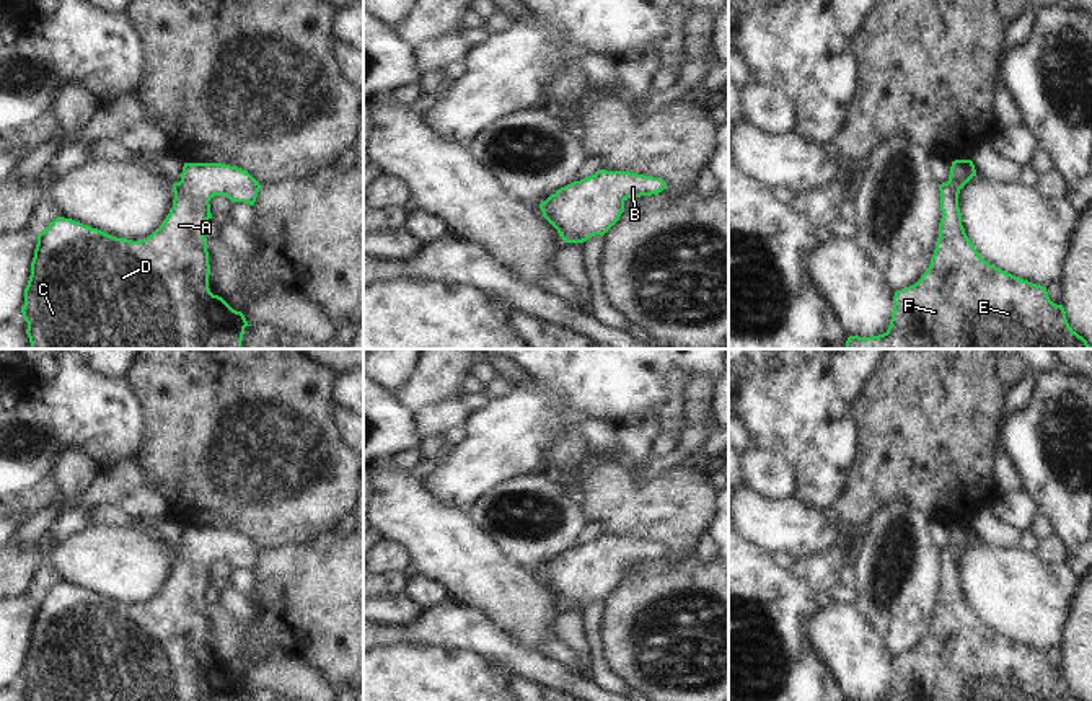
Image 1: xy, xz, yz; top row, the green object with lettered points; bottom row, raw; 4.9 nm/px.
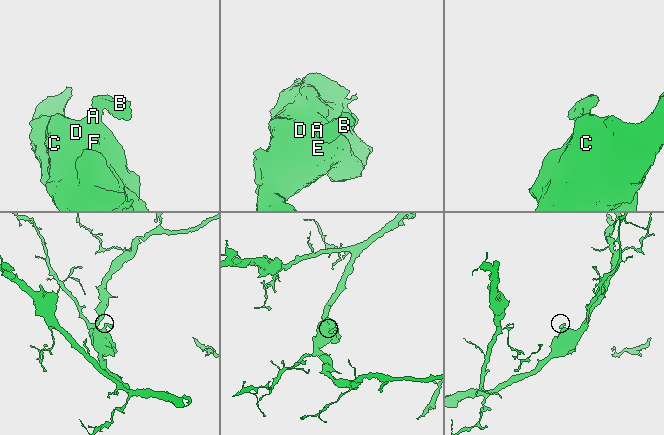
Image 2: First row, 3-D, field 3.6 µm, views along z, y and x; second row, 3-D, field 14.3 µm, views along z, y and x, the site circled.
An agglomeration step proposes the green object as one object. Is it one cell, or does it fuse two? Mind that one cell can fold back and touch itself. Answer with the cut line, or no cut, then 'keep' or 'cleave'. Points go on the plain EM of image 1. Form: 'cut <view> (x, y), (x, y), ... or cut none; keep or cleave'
cut none; keep

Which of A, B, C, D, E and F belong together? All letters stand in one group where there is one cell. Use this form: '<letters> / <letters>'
A B C D E F

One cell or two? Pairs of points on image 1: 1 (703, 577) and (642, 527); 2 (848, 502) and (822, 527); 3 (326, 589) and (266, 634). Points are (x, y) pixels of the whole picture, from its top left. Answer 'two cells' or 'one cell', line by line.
1: two cells
2: two cells
3: one cell

